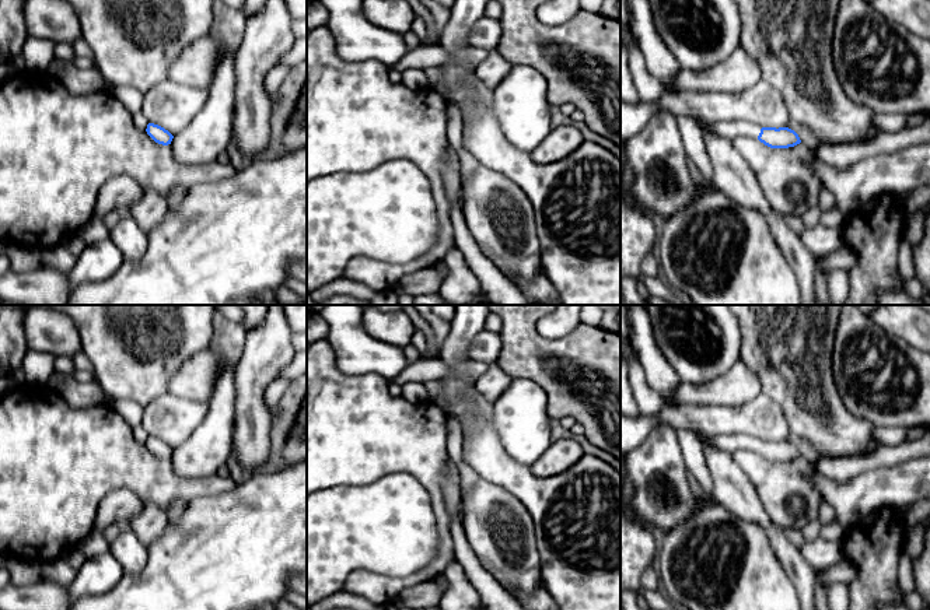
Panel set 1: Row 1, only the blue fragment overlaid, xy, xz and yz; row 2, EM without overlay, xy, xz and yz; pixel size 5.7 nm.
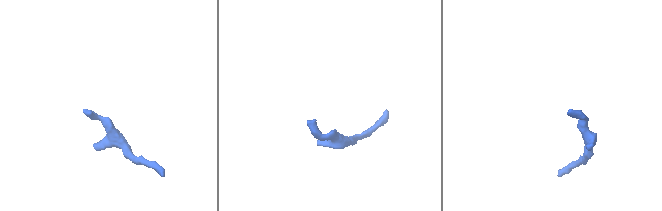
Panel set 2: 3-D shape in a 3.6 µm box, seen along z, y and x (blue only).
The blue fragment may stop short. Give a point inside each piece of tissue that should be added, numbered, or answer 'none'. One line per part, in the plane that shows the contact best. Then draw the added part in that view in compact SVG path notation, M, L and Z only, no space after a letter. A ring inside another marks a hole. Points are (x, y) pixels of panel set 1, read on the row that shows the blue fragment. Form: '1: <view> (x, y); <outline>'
1: yz (731, 129); M747 120L717 122L709 123L707 126L709 133L728 139L730 141L734 141L737 137L751 137L758 140L761 129L761 126Z

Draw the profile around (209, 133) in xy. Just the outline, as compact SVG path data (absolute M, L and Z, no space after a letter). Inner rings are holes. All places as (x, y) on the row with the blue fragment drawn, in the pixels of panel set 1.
M218 38L220 56L207 101L192 122L174 134L171 147L178 162L188 166L209 164L227 150L232 139L235 95L235 50Z

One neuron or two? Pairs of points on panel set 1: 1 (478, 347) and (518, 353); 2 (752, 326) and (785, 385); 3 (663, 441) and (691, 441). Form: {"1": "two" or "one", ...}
{"1": "two", "2": "one", "3": "two"}

